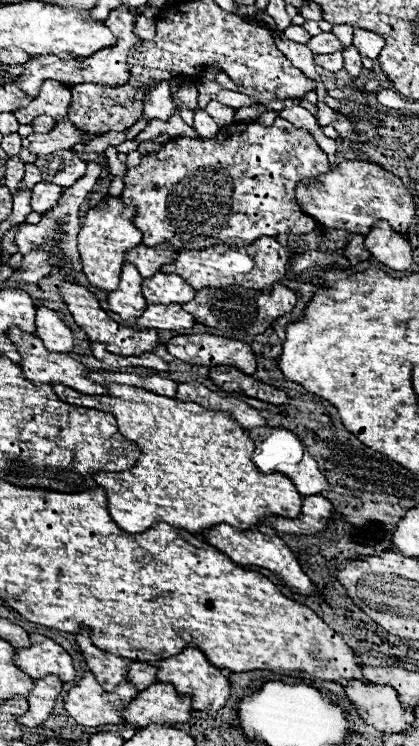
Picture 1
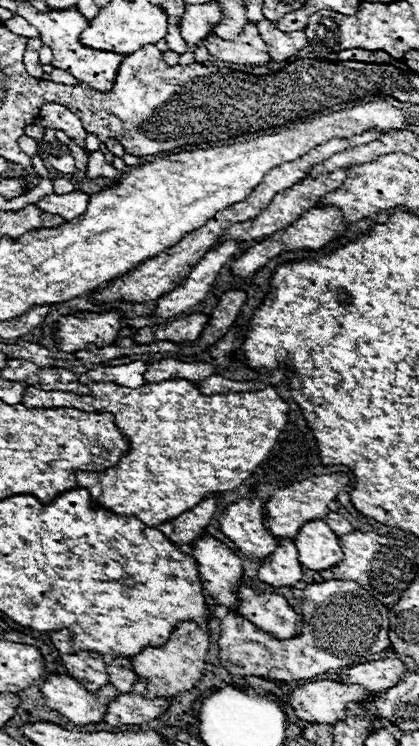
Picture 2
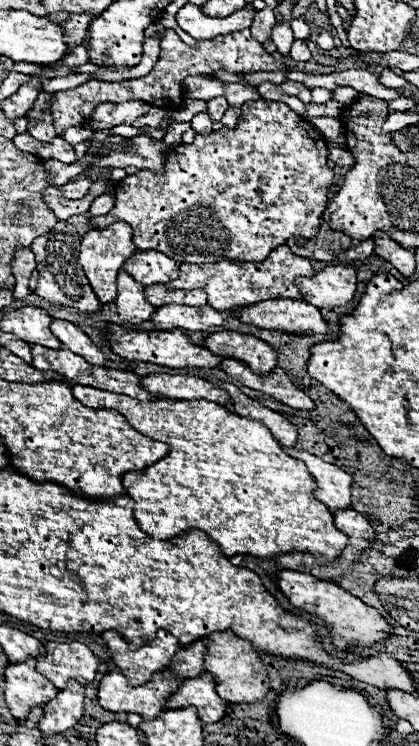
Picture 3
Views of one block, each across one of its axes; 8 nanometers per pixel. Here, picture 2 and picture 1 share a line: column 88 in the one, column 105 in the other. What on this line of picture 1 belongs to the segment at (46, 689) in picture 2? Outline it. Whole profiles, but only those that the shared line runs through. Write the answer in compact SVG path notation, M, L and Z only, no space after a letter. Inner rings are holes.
M84 672L84 676L68 692L64 708L82 726L122 724L122 710L136 694L138 690L130 682L122 682L114 688L114 692L106 692L90 672Z

